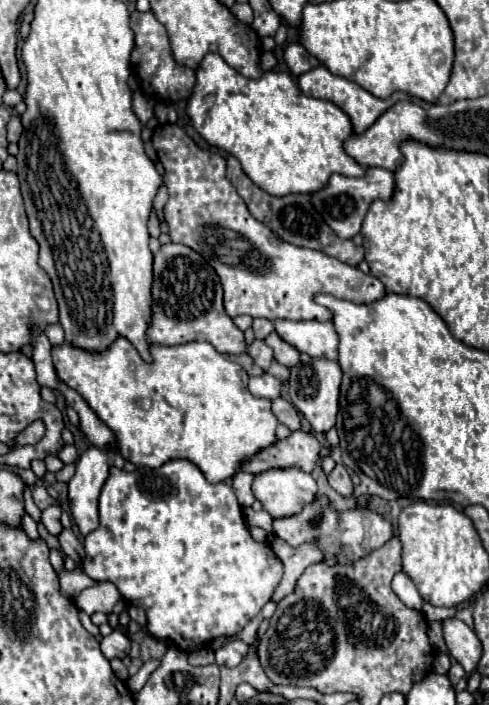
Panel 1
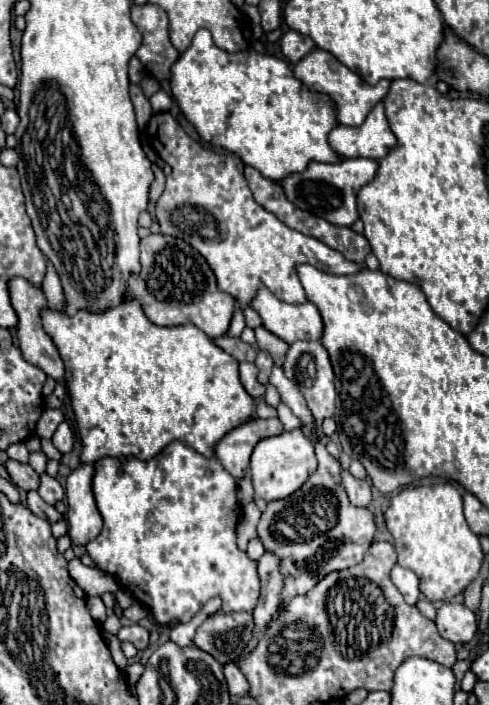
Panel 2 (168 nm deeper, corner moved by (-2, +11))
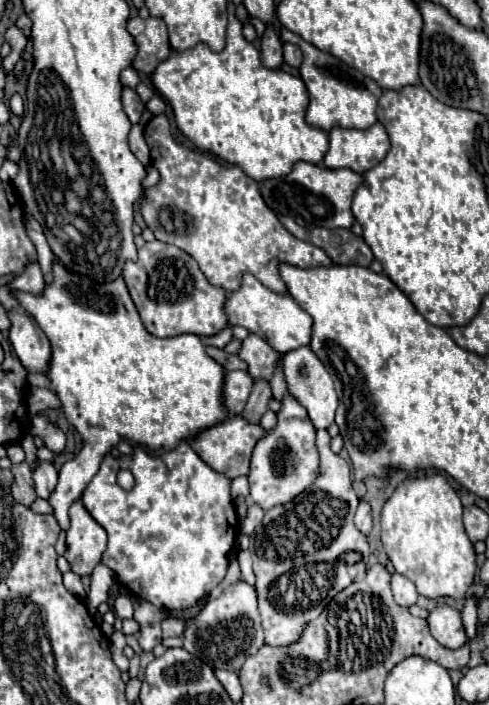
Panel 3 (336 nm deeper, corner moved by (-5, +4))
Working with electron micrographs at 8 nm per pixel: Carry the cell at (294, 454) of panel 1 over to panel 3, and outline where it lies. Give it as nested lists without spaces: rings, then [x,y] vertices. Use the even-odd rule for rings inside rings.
[[[231,415],[227,421],[199,433],[193,441],[191,447],[197,451],[197,455],[215,471],[227,475],[229,479],[241,477],[249,473],[249,459],[251,459],[251,451],[257,445],[257,441],[265,435],[265,429],[261,425],[249,423],[245,419],[241,419],[241,415]]]

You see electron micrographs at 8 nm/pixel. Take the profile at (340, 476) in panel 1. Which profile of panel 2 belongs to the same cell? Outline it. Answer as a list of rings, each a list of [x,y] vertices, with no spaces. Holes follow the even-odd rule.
[[[342,470],[342,480],[344,480],[344,488],[346,488],[346,492],[348,492],[350,502],[352,502],[354,506],[358,506],[358,508],[366,508],[366,506],[370,504],[370,500],[372,500],[368,482],[356,480],[348,470]]]

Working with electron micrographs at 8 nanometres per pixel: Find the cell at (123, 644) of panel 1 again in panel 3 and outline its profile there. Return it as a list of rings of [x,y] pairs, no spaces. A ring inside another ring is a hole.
[[[135,599],[135,619],[141,625],[141,637],[139,637],[139,645],[143,651],[153,651],[155,645],[161,643],[161,621],[163,615],[167,617],[167,613],[159,607],[153,607],[151,603],[143,601],[143,599]]]

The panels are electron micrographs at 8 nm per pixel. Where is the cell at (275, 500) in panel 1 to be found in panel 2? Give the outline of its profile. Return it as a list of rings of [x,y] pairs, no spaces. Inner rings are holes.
[[[296,428],[272,438],[264,438],[256,444],[250,458],[250,478],[252,478],[254,494],[266,502],[286,498],[308,480],[314,468],[316,468],[314,446],[312,440],[302,434],[302,430]]]

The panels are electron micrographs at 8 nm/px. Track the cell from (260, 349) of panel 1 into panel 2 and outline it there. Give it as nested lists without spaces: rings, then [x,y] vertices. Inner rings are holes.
[[[258,352],[258,358],[256,358],[256,368],[258,368],[258,382],[260,384],[268,384],[268,378],[270,378],[270,370],[272,370],[272,360],[270,356],[266,356],[266,352]]]

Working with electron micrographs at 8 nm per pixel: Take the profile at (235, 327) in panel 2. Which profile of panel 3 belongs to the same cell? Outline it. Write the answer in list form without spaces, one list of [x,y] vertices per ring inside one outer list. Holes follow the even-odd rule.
[[[233,325],[225,327],[223,331],[219,331],[219,333],[213,335],[213,337],[205,337],[203,341],[205,341],[205,345],[215,345],[215,347],[221,347],[221,349],[223,349],[227,343],[233,341]]]

